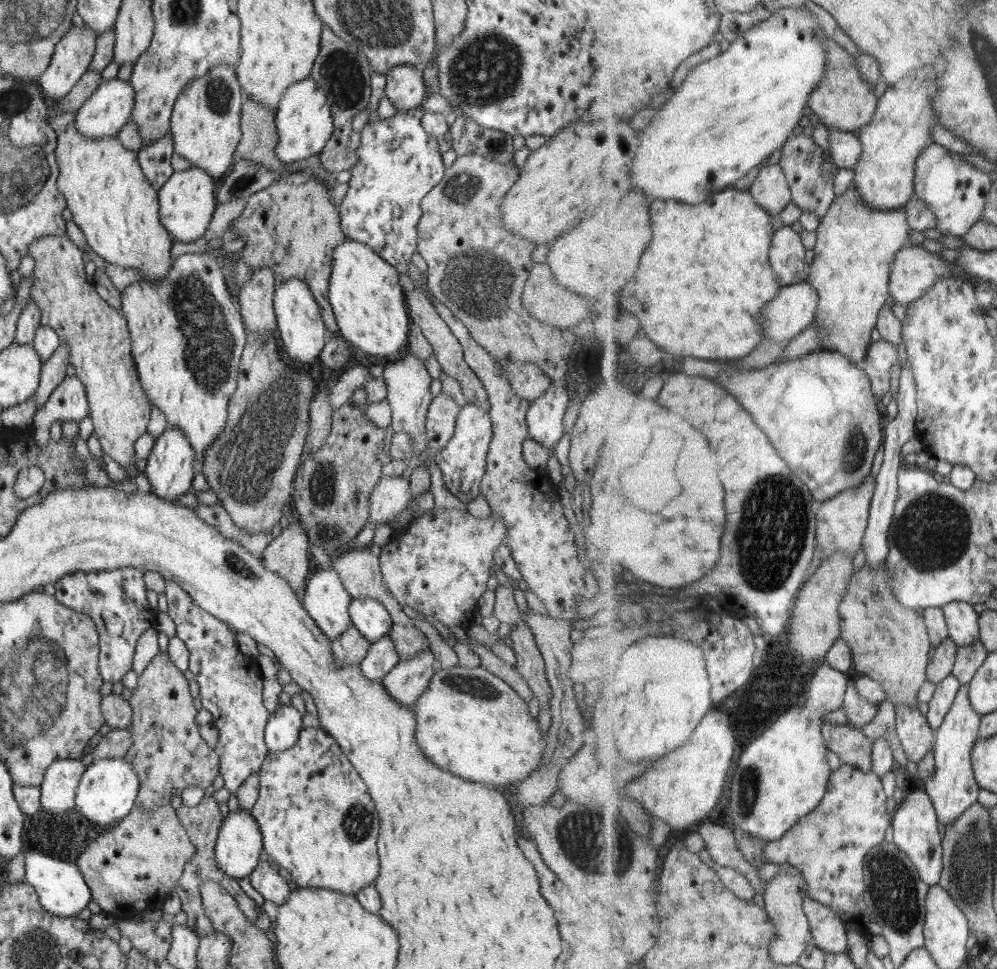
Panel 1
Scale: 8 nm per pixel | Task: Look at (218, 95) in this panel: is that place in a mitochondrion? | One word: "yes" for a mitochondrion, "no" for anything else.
yes

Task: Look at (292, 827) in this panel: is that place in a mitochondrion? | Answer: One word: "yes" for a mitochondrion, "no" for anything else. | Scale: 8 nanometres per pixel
no

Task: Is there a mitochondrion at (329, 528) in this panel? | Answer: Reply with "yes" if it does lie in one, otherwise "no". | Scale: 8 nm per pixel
yes

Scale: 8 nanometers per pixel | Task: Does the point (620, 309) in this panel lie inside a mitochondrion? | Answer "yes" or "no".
no

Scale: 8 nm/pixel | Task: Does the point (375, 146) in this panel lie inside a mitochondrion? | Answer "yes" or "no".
no

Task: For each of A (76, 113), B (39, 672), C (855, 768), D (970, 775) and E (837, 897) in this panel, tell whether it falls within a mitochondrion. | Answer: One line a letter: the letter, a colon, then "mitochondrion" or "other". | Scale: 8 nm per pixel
A: other
B: mitochondrion
C: other
D: other
E: other

